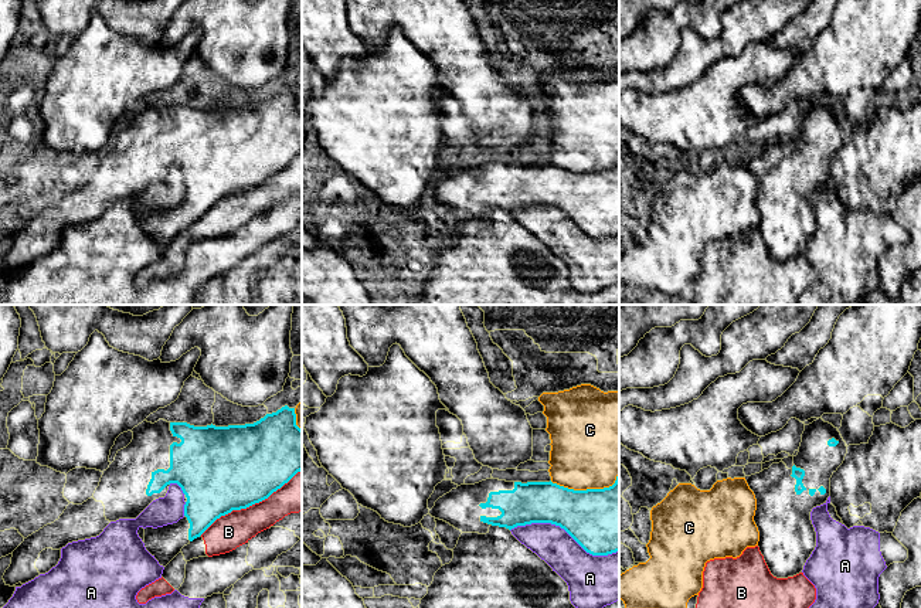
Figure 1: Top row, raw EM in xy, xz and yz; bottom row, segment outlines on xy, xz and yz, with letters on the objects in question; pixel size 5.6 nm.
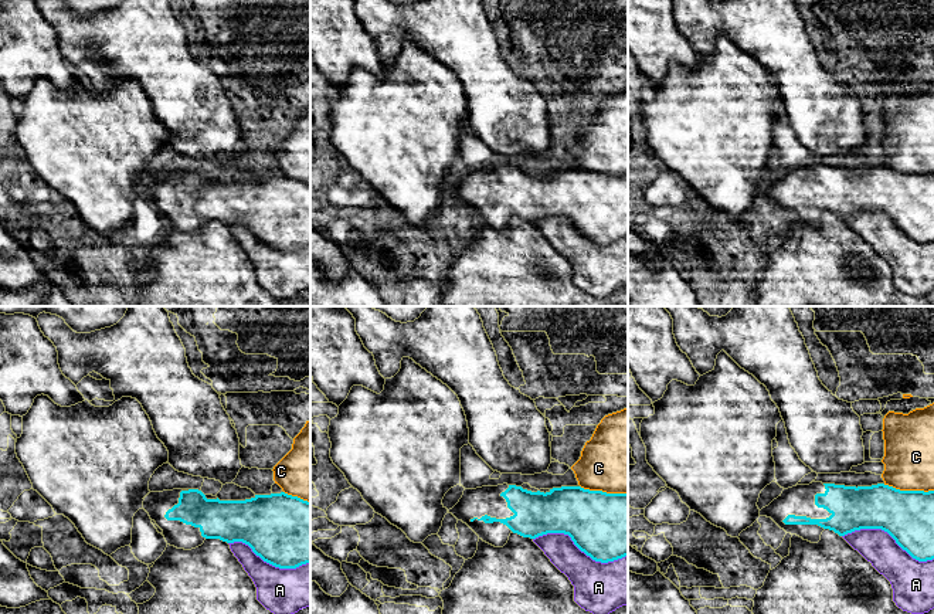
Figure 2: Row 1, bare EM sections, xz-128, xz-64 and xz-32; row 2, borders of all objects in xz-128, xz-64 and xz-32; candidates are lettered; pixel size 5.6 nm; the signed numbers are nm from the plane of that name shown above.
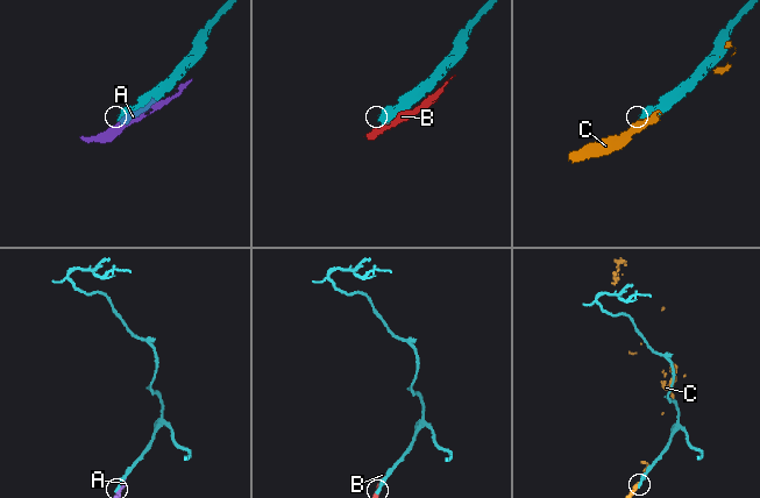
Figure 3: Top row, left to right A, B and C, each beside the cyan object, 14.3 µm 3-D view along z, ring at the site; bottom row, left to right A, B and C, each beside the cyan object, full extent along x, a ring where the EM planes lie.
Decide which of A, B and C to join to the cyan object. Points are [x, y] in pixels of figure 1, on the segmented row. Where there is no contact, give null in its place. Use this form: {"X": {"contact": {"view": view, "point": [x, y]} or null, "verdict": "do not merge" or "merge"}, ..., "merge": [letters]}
{"A": {"contact": {"view": "xz", "point": [564, 529]}, "verdict": "do not merge"}, "B": {"contact": {"view": "xy", "point": [250, 505]}, "verdict": "do not merge"}, "C": {"contact": {"view": "xz", "point": [587, 489]}, "verdict": "do not merge"}, "merge": []}

